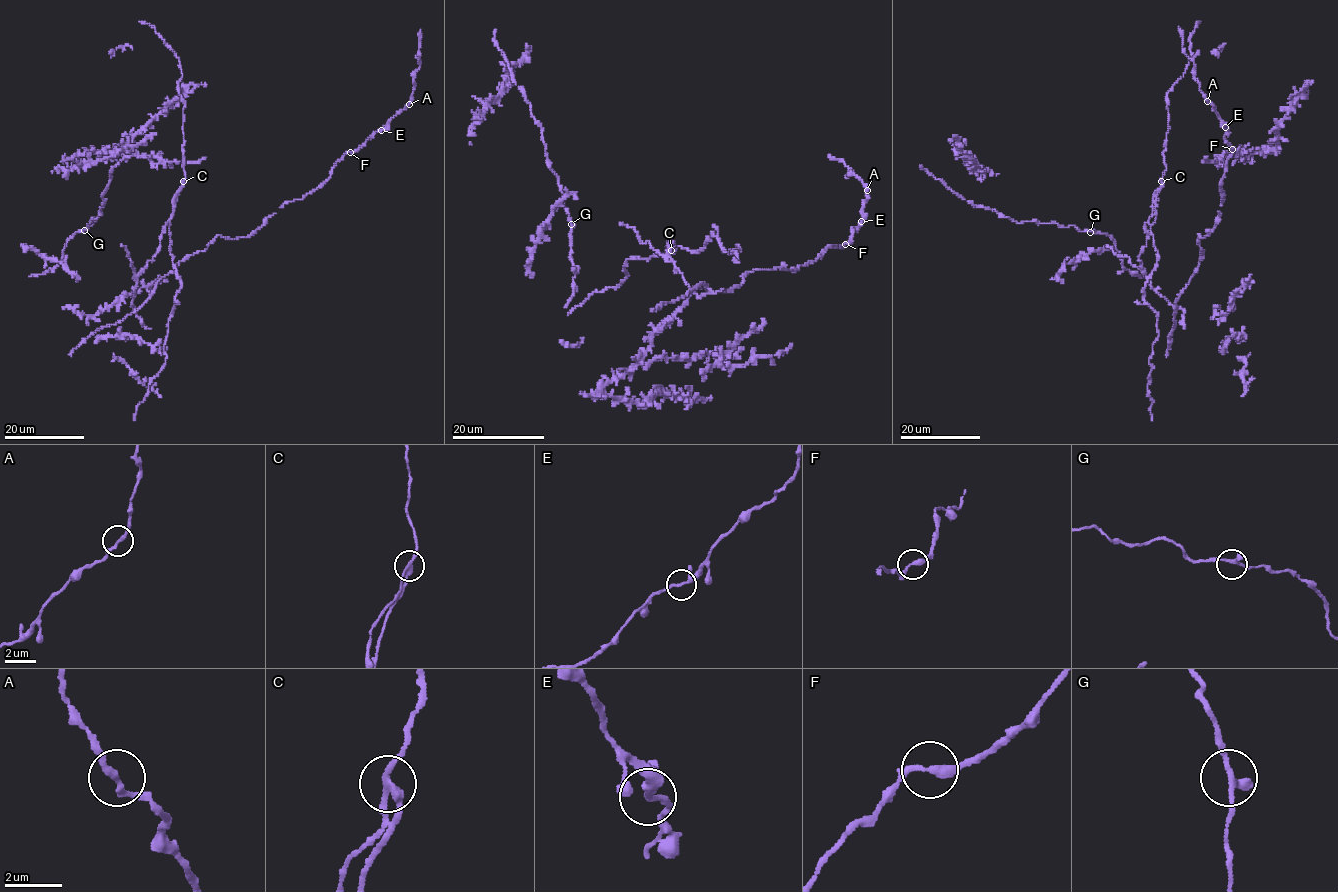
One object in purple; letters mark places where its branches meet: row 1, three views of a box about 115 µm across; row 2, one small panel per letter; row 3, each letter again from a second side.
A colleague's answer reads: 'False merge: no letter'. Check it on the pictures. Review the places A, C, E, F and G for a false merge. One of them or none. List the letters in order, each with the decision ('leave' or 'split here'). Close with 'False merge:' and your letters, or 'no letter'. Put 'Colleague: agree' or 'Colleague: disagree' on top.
Colleague: disagree
A: leave
C: split here
E: leave
F: leave
G: leave
False merge: C

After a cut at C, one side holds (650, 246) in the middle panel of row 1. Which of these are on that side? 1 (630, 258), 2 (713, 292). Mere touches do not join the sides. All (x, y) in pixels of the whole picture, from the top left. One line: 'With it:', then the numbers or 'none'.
With it: 2

